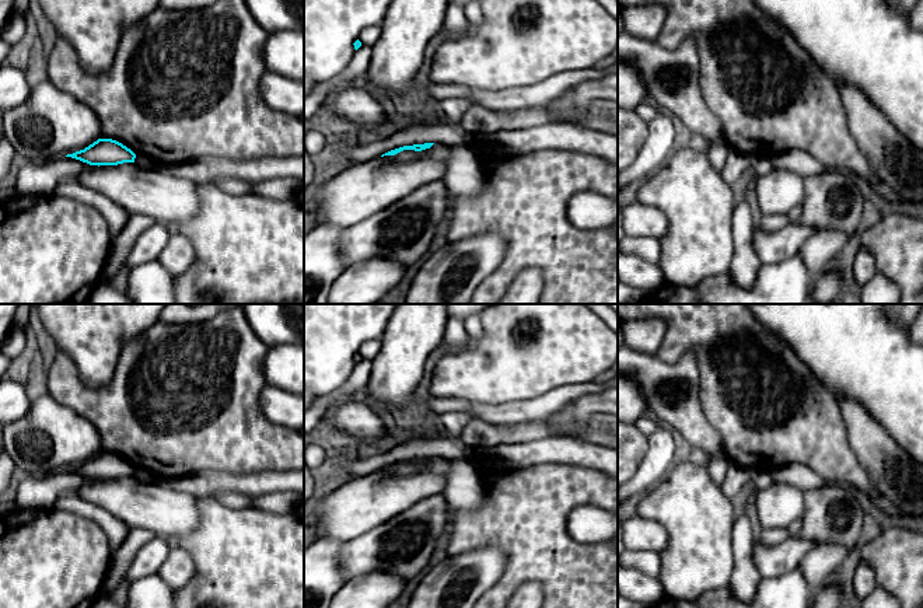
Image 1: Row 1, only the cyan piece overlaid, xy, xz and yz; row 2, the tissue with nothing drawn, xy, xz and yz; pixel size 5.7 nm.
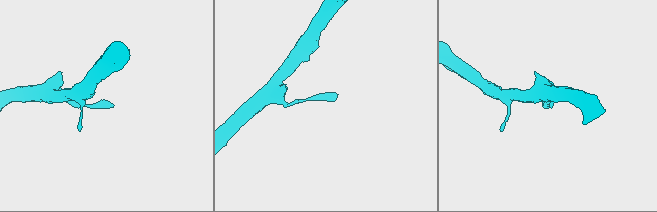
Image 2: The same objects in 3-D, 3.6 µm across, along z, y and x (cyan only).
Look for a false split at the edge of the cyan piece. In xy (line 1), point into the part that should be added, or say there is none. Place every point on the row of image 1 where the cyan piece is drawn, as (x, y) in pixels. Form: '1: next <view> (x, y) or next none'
1: next none

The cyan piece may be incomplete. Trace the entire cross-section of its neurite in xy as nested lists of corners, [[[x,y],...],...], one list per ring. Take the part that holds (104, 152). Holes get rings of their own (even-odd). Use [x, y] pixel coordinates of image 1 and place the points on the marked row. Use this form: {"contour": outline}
{"contour": [[[98,139],[84,150],[67,154],[87,163],[90,165],[118,165],[123,163],[134,163],[136,154],[123,146],[122,143],[112,139]]]}

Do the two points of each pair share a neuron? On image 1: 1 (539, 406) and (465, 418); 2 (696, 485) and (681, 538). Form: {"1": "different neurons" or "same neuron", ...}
{"1": "same neuron", "2": "same neuron"}

